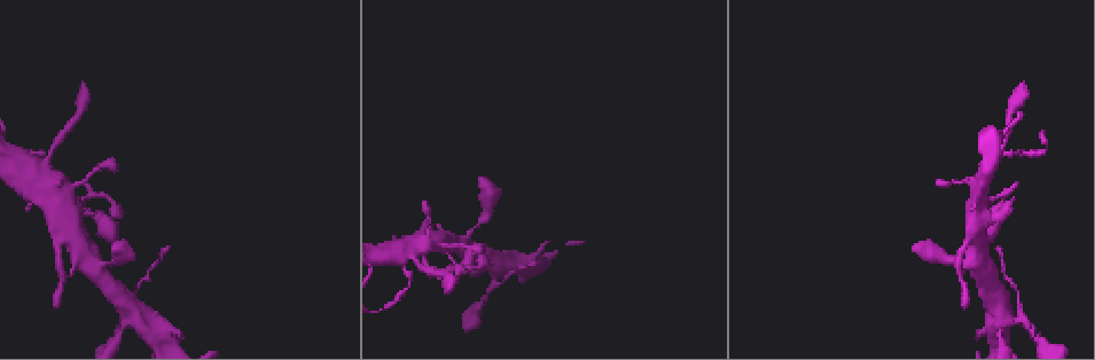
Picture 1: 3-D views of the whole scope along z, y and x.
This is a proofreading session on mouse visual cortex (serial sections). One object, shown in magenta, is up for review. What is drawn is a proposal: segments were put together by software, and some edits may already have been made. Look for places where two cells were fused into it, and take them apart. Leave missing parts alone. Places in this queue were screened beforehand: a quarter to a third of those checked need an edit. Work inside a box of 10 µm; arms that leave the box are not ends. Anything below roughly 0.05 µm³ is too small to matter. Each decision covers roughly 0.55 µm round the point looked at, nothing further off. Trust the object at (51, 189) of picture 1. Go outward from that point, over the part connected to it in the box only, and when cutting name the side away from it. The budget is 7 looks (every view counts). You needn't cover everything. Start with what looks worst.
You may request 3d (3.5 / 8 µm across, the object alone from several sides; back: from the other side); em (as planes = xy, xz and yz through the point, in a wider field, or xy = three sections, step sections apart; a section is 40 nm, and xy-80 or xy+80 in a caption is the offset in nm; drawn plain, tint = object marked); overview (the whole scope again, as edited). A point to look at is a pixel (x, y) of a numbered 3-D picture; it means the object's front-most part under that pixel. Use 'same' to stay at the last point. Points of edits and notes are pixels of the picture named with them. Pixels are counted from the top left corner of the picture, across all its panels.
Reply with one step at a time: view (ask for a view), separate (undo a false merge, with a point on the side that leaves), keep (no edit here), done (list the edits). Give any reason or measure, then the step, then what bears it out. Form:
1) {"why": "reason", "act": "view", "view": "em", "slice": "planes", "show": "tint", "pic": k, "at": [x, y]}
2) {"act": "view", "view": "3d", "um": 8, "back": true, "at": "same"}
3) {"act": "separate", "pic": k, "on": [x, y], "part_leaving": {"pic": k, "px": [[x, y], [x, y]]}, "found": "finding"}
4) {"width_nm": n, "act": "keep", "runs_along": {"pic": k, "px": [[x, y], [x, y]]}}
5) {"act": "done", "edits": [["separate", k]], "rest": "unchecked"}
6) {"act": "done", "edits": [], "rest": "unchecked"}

{"act": "view", "view": "3d", "um": 3.5, "pic": 1, "at": [88, 198]}

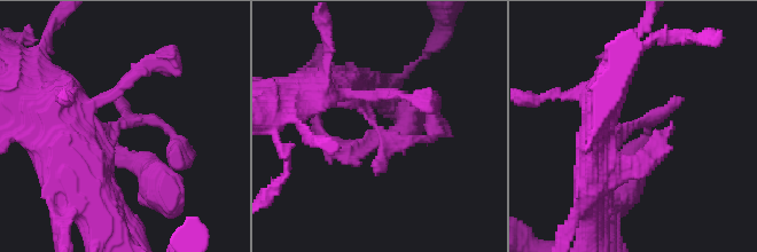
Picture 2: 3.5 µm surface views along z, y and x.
{"why": "need the tissue", "act": "view", "view": "em", "slice": "planes", "show": "tint", "pic": 2, "at": [637, 124]}

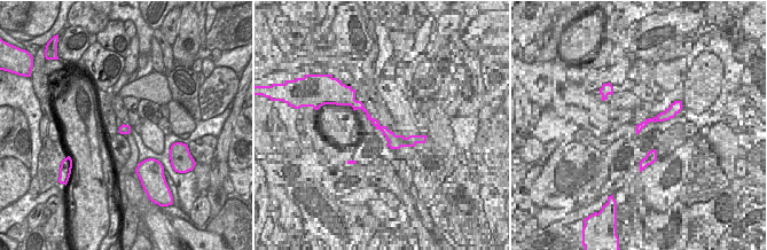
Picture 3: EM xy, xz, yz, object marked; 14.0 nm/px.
{"why": "another direction", "act": "view", "view": "em", "slice": "xy", "step": 5, "show": "tint", "at": "same"}

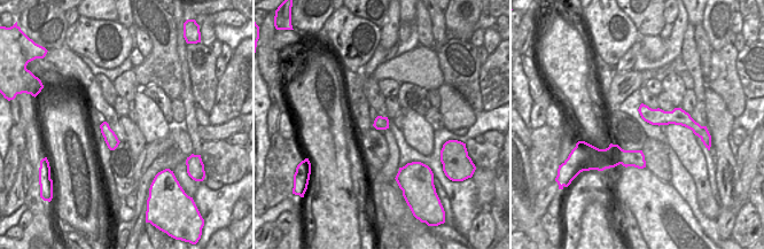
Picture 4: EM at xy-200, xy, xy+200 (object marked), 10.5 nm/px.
{"act": "keep", "runs_along": {"pic": 4, "px": [[641, 109], [685, 123]]}, "found": "continuous, no second cell"}

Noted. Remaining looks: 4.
{"why": "two arms in line, one across", "act": "view", "view": "3d", "um": 3.5, "back": true, "pic": 1, "at": [465, 238]}

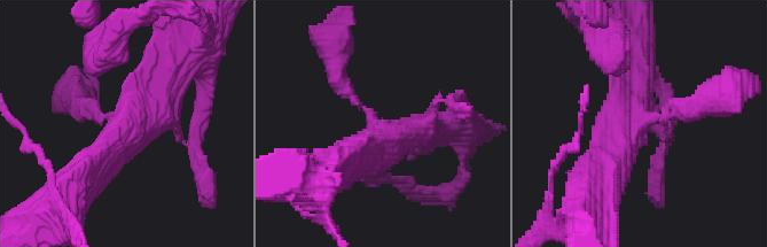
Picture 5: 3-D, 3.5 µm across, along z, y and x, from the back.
{"why": "need the tissue", "act": "view", "view": "em", "slice": "xy", "step": 2, "show": "tint", "pic": 5, "at": [379, 122]}

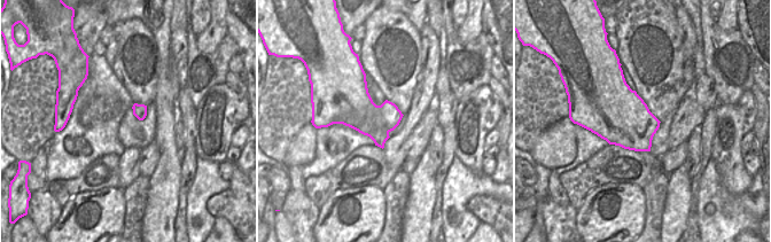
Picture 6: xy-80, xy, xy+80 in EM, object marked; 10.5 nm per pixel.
{"act": "view", "view": "em", "slice": "planes", "show": "tint", "at": "same"}

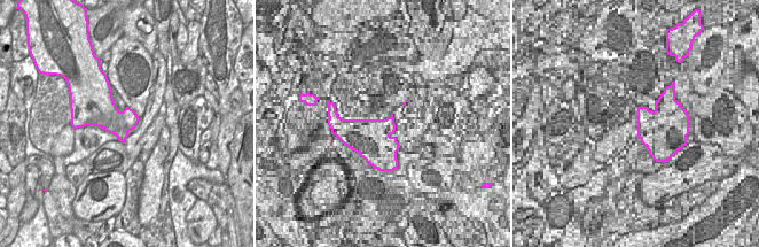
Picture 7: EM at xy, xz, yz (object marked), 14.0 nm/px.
{"width_nm": 360, "act": "keep", "runs_along": {"pic": 5, "px": [[177, 58], [141, 118], [85, 178]]}, "found": "one cell here"}

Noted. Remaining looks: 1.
{"act": "done", "edits": [], "rest": "unchecked"}

